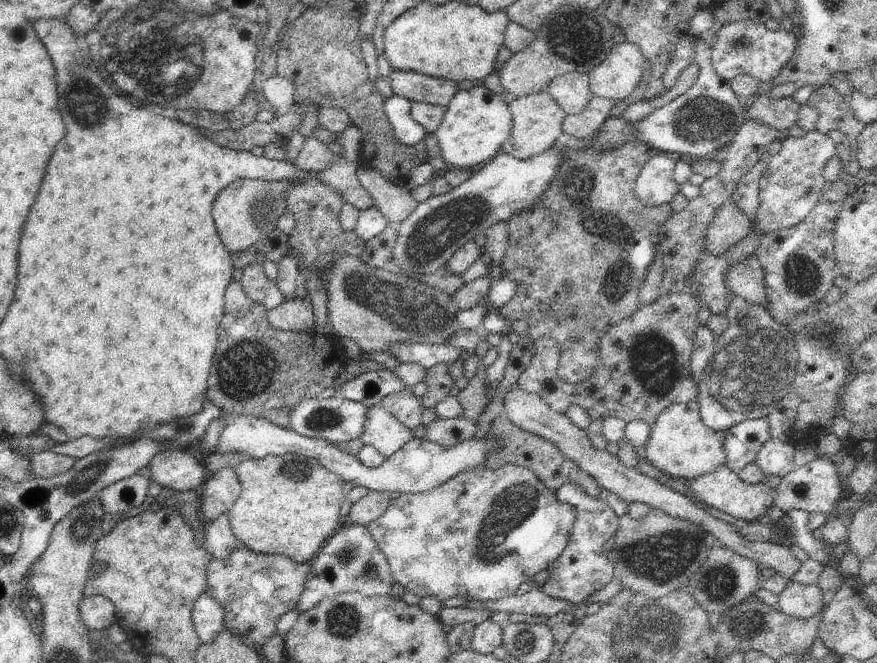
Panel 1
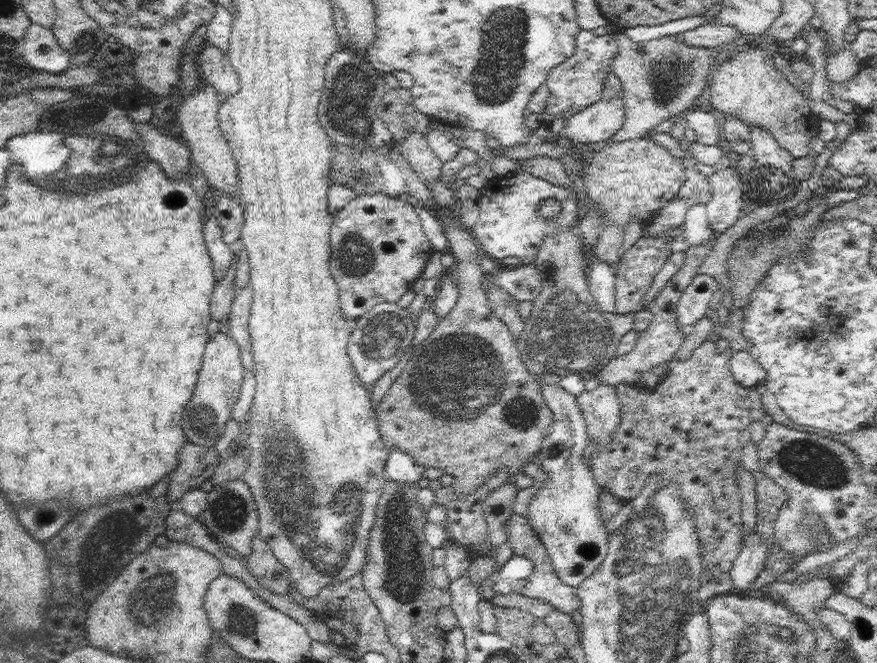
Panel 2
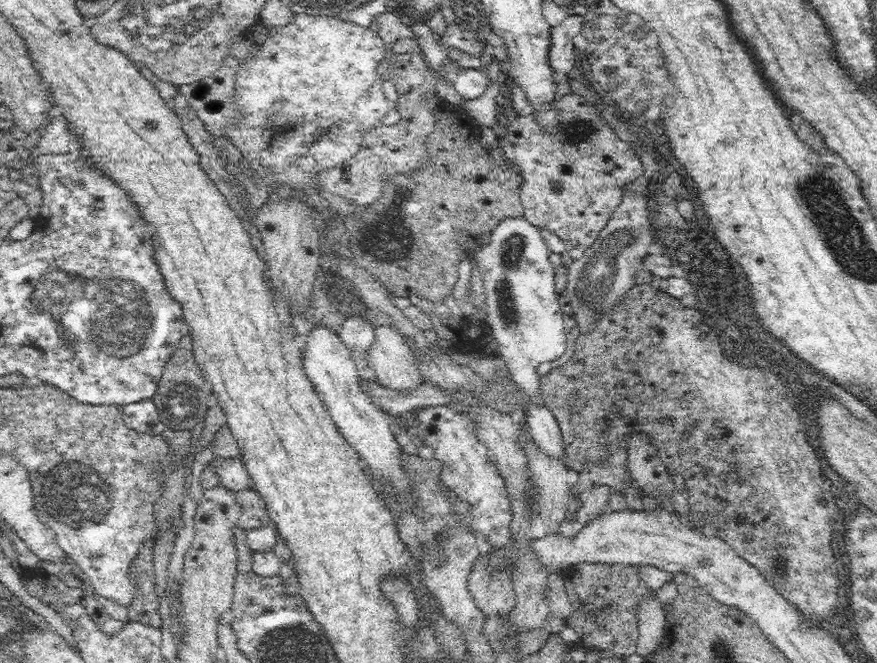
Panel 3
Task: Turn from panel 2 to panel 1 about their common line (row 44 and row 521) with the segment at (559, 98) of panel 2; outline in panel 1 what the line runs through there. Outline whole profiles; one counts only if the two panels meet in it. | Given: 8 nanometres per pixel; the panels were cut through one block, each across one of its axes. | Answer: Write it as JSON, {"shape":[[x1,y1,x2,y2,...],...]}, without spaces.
{"shape":[[568,482,568,484,560,486,556,491,556,497,560,502,574,506,578,511,579,519,571,531,568,546,562,556,556,558,545,569,548,570,550,576,542,584,540,590,544,590,544,594,548,594,552,598,578,605,585,602,595,592,602,590,606,584,610,584,612,578,615,577,613,565,609,563,605,549,618,530,619,517,606,501,590,498,576,482]]}

